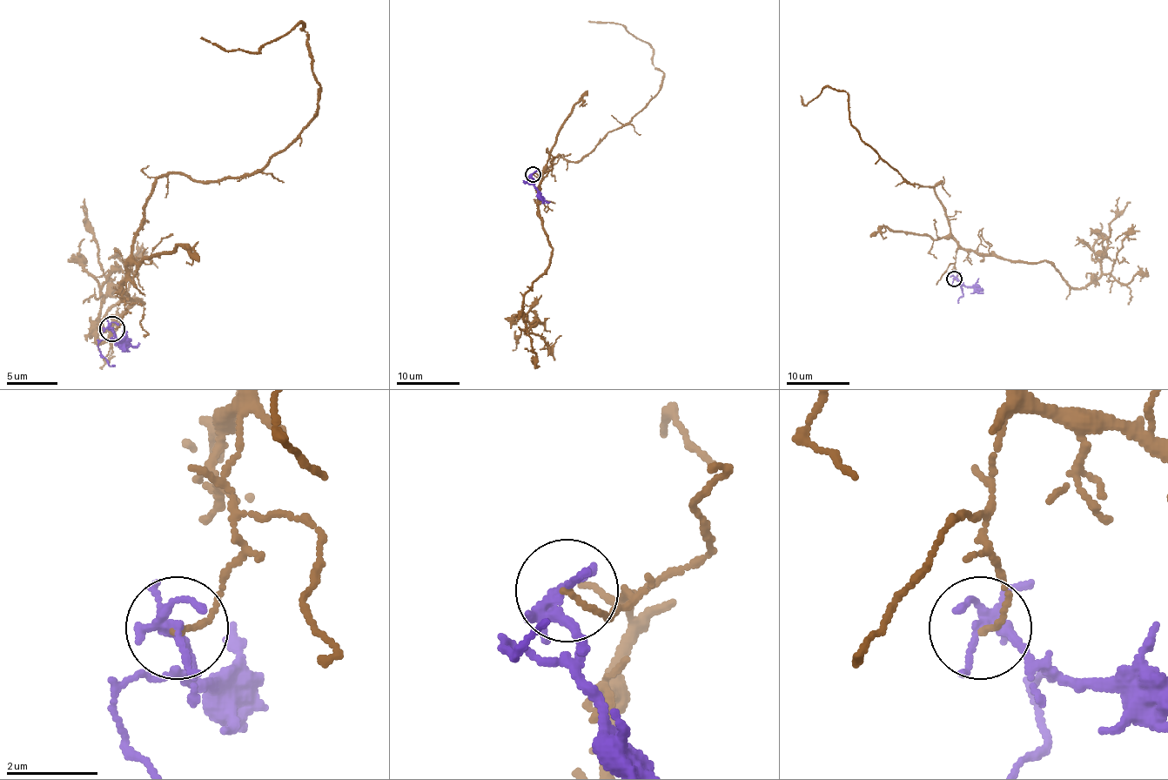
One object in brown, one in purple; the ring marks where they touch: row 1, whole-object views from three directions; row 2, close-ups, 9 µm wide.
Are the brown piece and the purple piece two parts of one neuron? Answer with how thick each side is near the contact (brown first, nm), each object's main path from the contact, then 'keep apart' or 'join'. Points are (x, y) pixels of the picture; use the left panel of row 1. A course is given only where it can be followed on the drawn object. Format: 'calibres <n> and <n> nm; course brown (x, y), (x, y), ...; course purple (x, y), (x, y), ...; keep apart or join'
calibres 110 and 200 nm; course brown (112, 329), (153, 183), (254, 175), (317, 112), (302, 23), (254, 51), (201, 36); course purple (112, 329), (108, 339), (97, 344), (100, 354), (115, 366); keep apart

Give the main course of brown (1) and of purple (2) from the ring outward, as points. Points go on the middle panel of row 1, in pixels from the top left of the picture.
1: (533, 174), (542, 178), (558, 155), (577, 162), (585, 157), (661, 85), (652, 49), (621, 25), (588, 20)
2: (533, 174), (529, 184), (523, 182), (531, 178), (534, 179)

